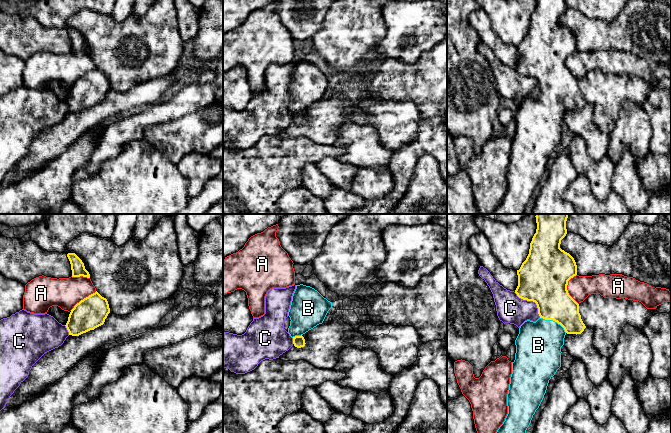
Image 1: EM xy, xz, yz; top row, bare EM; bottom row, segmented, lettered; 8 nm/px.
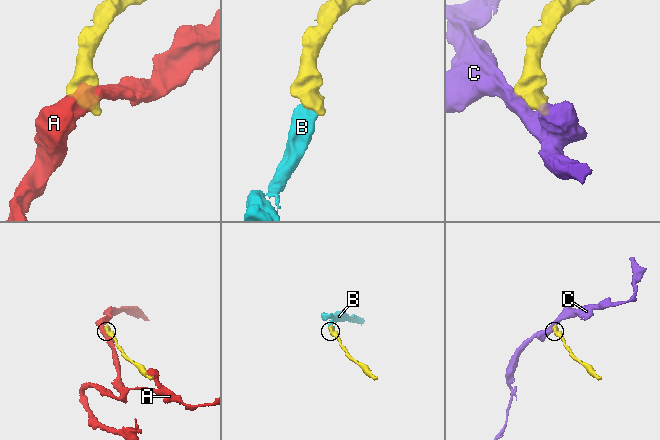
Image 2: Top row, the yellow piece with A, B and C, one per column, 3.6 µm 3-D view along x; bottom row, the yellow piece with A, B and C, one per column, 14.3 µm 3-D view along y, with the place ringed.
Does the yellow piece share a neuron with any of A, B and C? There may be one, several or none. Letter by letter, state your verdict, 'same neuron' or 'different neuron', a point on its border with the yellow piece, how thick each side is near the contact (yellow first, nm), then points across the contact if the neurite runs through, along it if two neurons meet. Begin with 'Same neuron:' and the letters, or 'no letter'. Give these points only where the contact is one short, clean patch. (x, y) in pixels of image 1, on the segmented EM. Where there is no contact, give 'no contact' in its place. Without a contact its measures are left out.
Same neuron: B
A: different neuron; contact yz (566, 289); calibres 400 and 190 nm
B: same neuron; contact yz (554, 320); calibres 300 and 360 nm; way yz (548, 290), (554, 303), (554, 320), (546, 336), (538, 345)
C: different neuron; contact yz (532, 300); calibres 400 and 220 nm

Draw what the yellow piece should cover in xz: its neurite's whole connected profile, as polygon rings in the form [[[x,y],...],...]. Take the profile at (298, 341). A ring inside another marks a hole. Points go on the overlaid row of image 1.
[[[303,284],[296,285],[288,312],[291,320],[288,333],[293,338],[295,347],[305,346],[305,339],[302,335],[322,324],[331,308],[332,302],[314,288]]]

